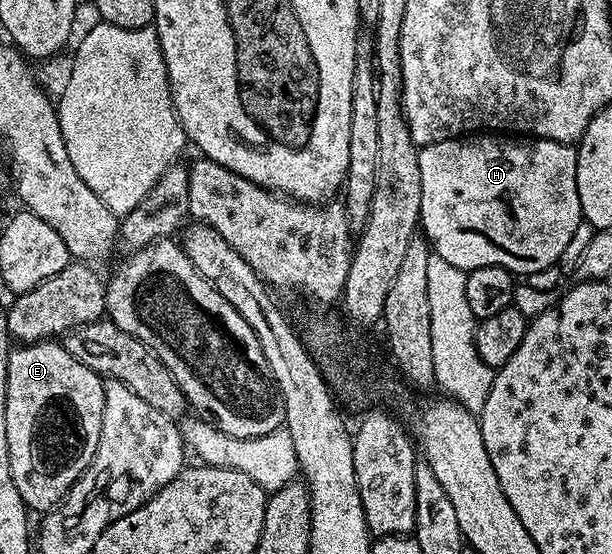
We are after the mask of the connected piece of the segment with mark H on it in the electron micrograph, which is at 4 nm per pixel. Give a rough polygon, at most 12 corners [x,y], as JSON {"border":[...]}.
{"border":[[574,144],[421,145],[444,262],[519,277],[584,222]]}

